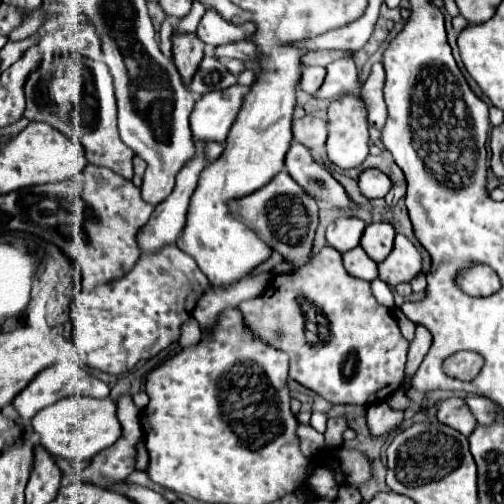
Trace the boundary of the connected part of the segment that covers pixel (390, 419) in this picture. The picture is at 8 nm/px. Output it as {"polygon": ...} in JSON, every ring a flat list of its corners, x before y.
{"polygon":[[376,402,376,404,368,406,366,418,368,418,368,426,370,426,372,436,382,436,382,434,386,434,390,430,396,430,402,424,404,412,392,410,388,404]]}

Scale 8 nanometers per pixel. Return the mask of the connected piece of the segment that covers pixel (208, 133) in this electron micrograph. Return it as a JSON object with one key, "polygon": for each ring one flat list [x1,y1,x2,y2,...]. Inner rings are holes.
{"polygon":[[236,84,226,90,204,94,190,114,194,142,224,142,246,92,248,86]]}

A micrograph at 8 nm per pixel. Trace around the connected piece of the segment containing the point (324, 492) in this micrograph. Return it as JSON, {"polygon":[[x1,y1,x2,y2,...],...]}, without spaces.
{"polygon":[[318,468,314,472,308,472,306,484,316,492,318,498,324,500,334,500,338,496,338,486,332,480,332,472,326,468]]}

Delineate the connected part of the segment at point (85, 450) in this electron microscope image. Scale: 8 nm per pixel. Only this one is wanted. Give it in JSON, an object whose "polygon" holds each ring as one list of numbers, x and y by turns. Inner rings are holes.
{"polygon":[[68,396,40,410,32,418,32,428,40,436,40,444,50,456,68,460,90,460,100,450,112,446,120,438,120,422,116,418,116,402,112,398,96,400,88,396]]}

